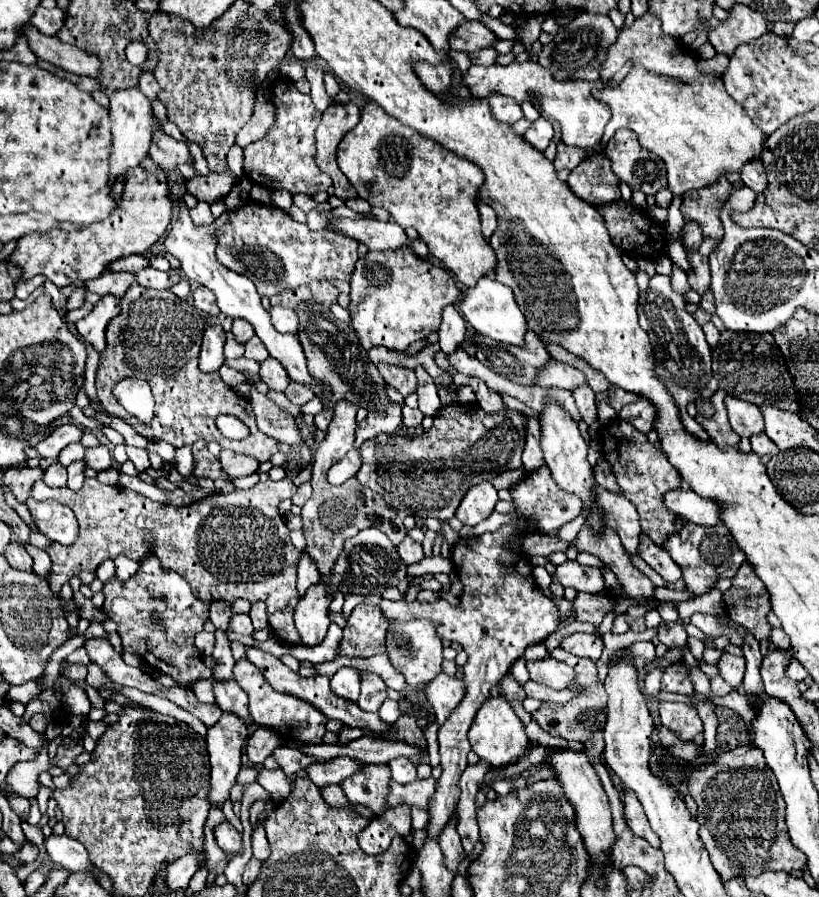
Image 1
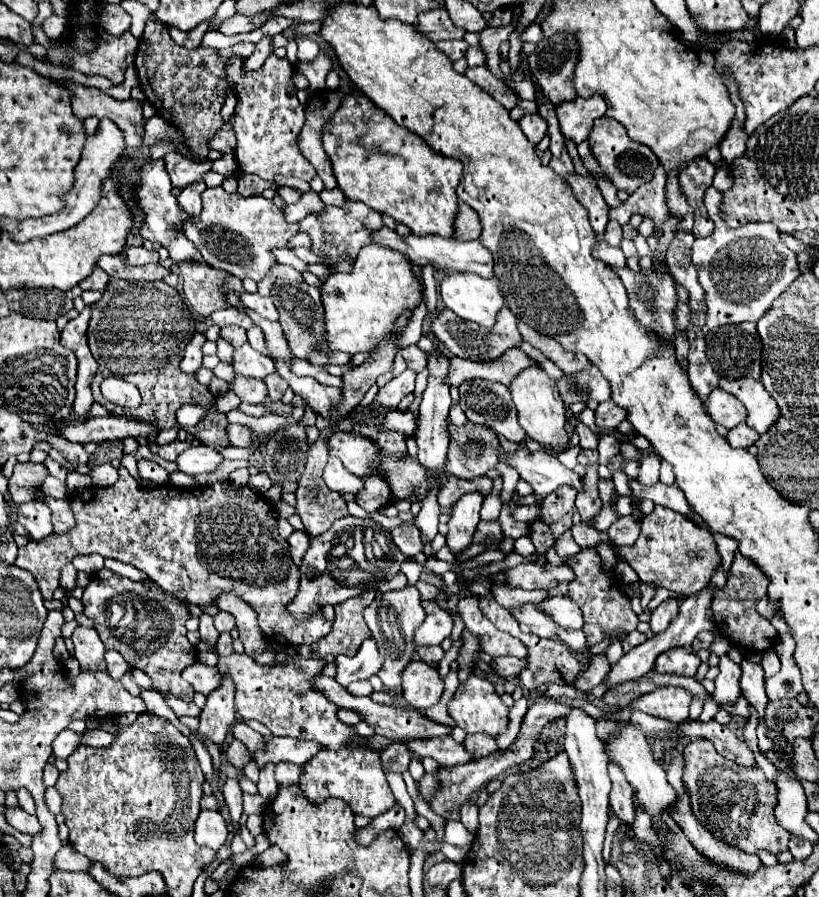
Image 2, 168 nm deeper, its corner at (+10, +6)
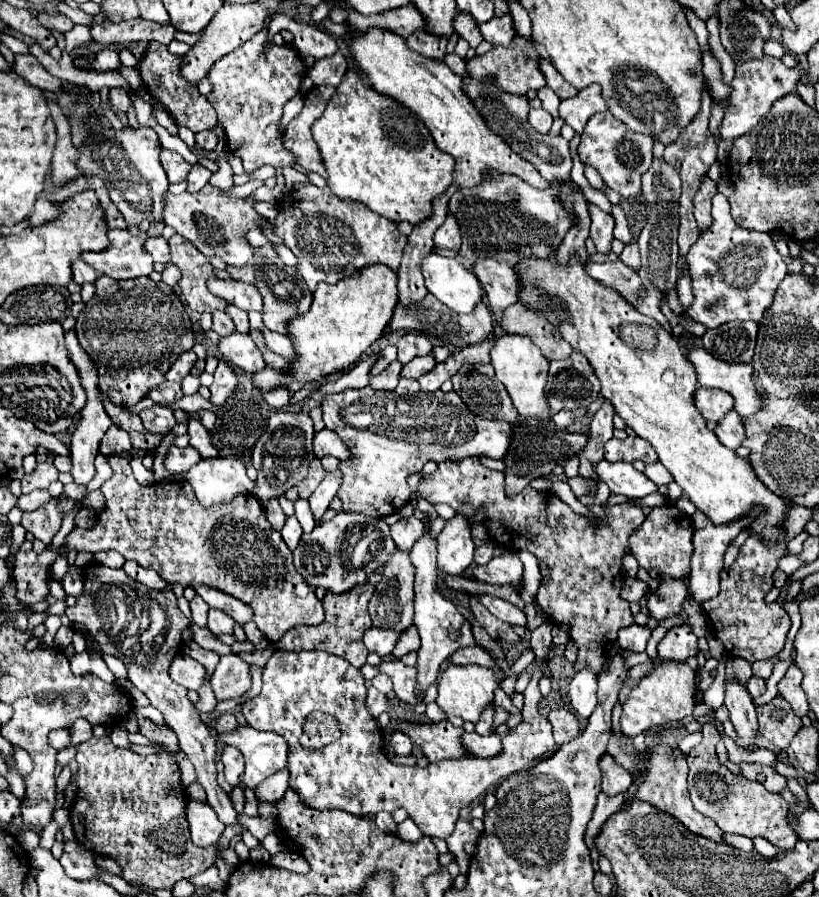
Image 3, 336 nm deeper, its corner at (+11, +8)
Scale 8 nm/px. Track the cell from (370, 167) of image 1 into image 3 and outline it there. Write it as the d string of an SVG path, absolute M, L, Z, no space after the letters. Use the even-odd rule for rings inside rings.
M346 71L336 93L328 101L324 115L312 125L312 137L328 171L328 187L336 197L364 203L370 211L390 221L420 223L432 213L432 199L452 185L454 159L440 151L422 121L398 101L374 91L356 71Z

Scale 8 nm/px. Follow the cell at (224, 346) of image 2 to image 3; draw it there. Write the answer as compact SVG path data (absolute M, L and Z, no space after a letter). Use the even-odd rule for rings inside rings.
M220 361L218 369L214 371L214 383L210 385L210 403L212 405L222 405L236 389L236 373Z

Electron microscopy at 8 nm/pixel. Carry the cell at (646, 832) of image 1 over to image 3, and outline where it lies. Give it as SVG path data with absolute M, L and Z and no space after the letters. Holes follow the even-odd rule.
M602 755L600 759L602 769L602 791L608 795L616 795L620 791L626 791L632 785L632 775L614 761L612 755Z

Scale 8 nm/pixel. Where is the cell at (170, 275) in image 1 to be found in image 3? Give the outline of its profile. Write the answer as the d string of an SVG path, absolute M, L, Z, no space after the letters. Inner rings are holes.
M112 229L108 231L108 239L110 247L106 247L106 251L86 251L80 255L100 275L108 275L116 281L122 281L152 273L154 261L144 251L148 233L140 233L134 237L126 229Z

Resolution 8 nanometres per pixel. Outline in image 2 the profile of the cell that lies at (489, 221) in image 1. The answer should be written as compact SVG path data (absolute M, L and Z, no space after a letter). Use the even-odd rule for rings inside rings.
M463 201L459 203L459 215L455 219L455 239L473 241L481 235L481 221L475 209L467 207Z

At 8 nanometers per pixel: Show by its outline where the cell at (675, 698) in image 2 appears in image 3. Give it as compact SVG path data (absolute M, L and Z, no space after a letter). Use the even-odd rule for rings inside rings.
M660 661L654 665L650 675L642 677L642 681L630 691L628 699L624 701L624 711L622 711L622 733L636 737L650 727L662 725L666 721L676 721L692 715L696 699L696 673L688 667L688 663L670 663Z

